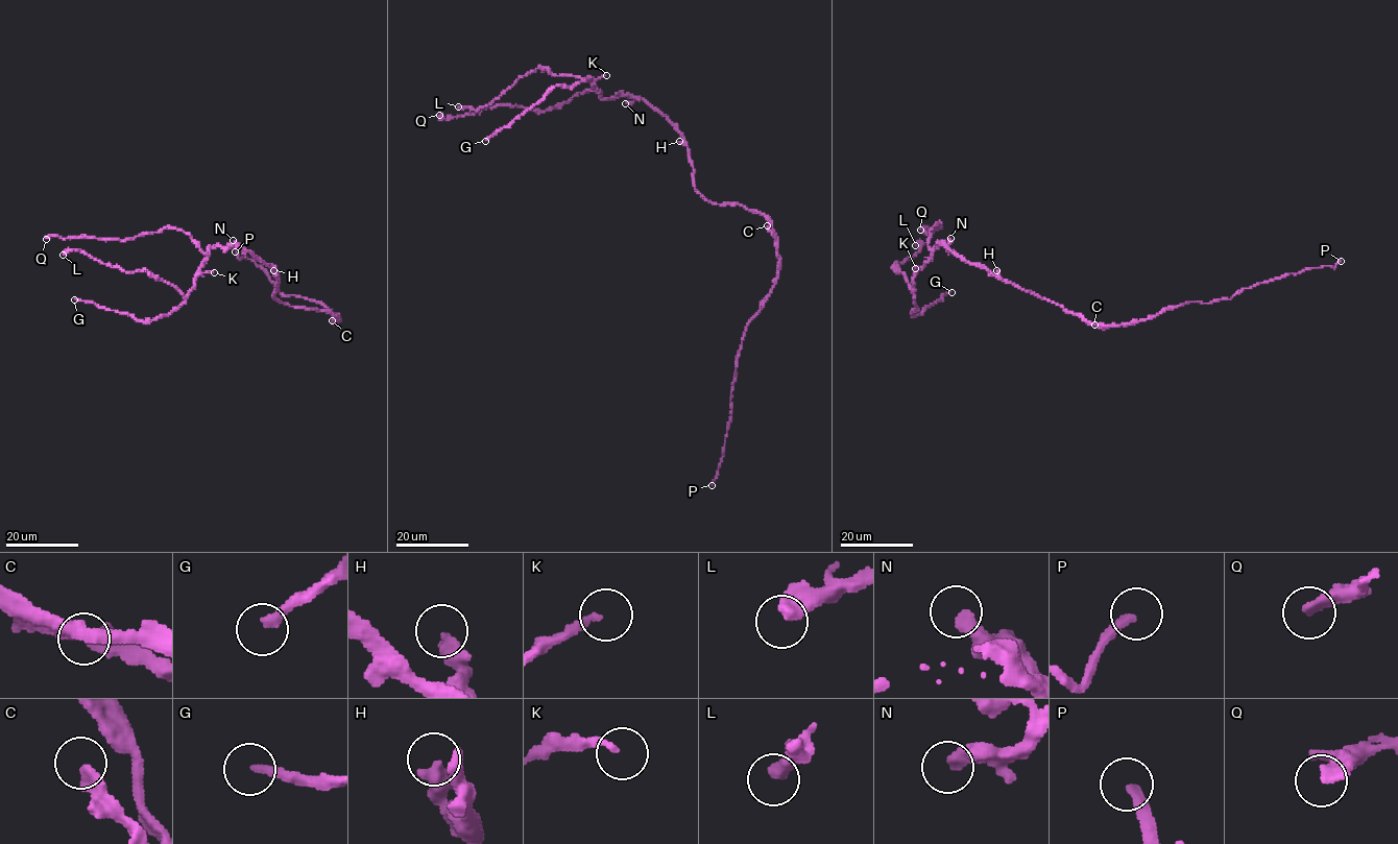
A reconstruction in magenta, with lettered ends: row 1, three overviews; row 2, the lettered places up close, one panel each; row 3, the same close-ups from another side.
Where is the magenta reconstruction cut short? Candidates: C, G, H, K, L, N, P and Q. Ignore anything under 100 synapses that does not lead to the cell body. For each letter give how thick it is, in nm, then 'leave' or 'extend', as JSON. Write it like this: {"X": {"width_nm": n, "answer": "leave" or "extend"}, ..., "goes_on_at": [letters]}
{"C": {"width_nm": 340, "answer": "leave"}, "G": {"width_nm": 260, "answer": "extend"}, "H": {"width_nm": 440, "answer": "leave"}, "K": {"width_nm": 220, "answer": "leave"}, "L": {"width_nm": 440, "answer": "leave"}, "N": {"width_nm": 440, "answer": "leave"}, "P": {"width_nm": 280, "answer": "extend"}, "Q": {"width_nm": 360, "answer": "leave"}, "goes_on_at": ["G", "P"]}

